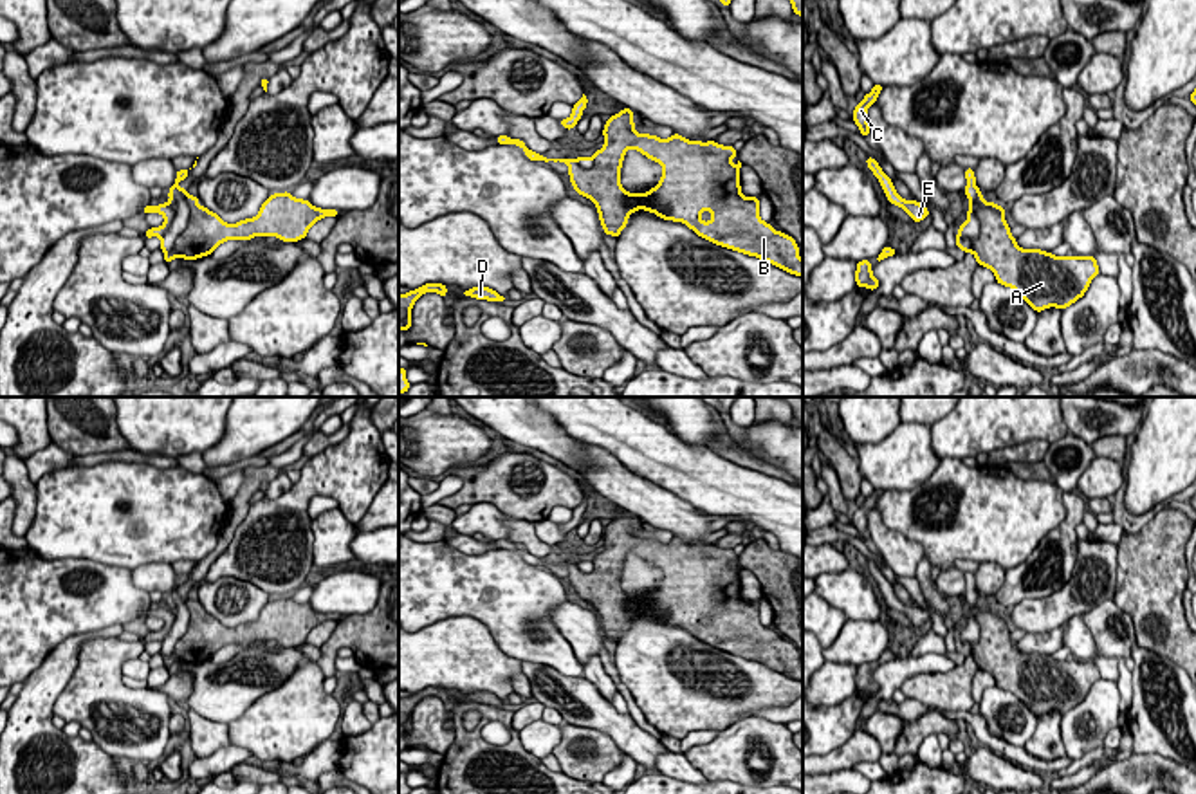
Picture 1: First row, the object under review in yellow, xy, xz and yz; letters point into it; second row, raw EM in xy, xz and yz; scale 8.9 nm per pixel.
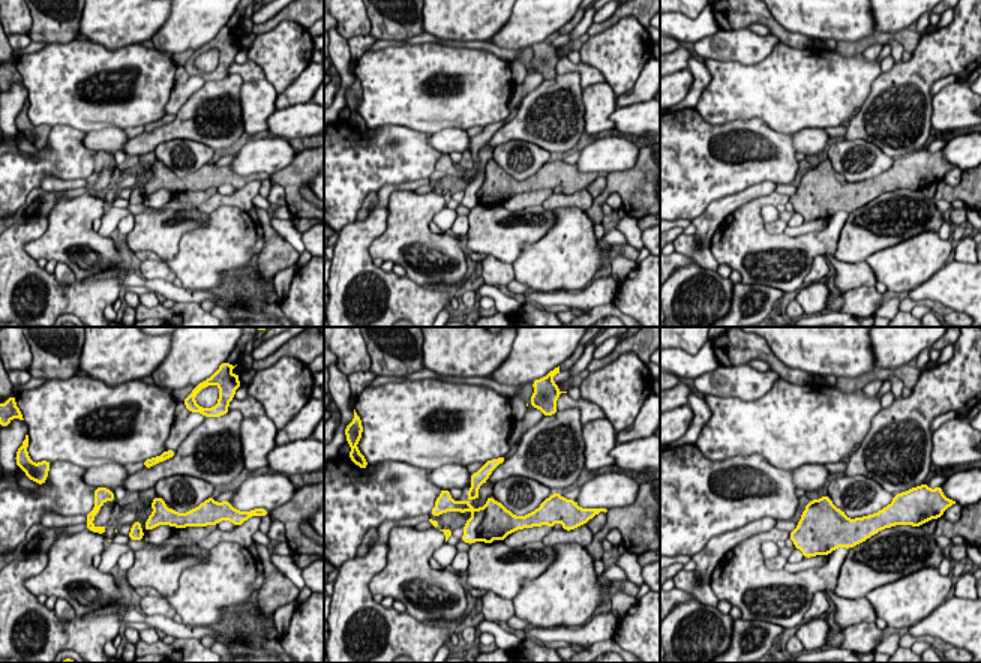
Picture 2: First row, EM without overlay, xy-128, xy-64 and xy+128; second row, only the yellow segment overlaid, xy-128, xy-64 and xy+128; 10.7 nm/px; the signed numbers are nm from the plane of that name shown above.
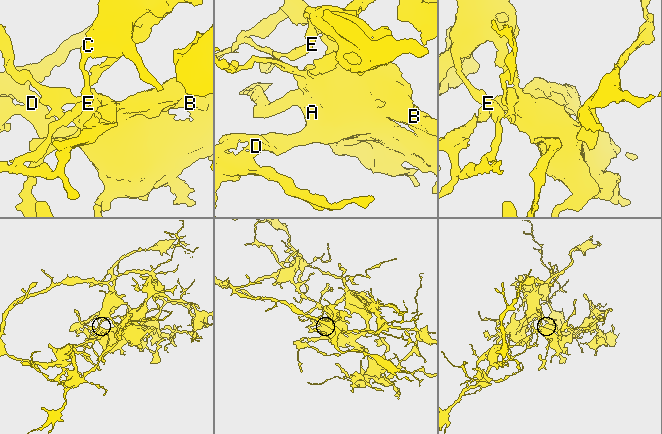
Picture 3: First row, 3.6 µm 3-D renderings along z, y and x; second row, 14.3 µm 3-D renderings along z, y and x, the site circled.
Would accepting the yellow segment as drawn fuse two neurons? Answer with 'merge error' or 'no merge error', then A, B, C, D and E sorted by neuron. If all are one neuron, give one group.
merge error; A B D / C E

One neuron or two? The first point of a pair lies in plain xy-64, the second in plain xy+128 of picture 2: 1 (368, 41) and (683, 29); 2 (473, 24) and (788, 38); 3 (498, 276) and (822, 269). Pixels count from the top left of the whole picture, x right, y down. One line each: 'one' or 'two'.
1: two
2: two
3: two

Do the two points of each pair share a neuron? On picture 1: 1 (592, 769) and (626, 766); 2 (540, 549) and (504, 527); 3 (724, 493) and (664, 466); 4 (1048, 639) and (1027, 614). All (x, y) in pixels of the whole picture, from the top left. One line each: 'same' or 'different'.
1: different
2: same
3: same
4: different

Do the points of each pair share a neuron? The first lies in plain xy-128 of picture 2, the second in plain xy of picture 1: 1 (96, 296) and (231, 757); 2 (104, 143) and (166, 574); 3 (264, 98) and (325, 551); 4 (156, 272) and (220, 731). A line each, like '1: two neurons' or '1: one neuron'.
1: two neurons
2: one neuron
3: one neuron
4: one neuron

